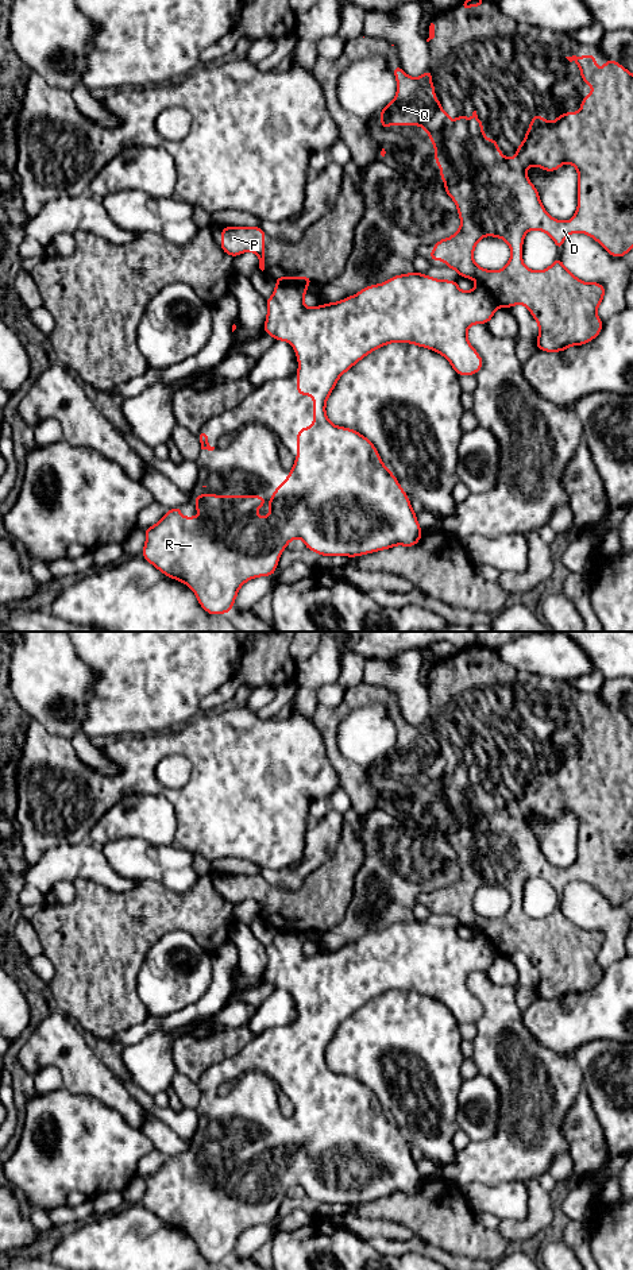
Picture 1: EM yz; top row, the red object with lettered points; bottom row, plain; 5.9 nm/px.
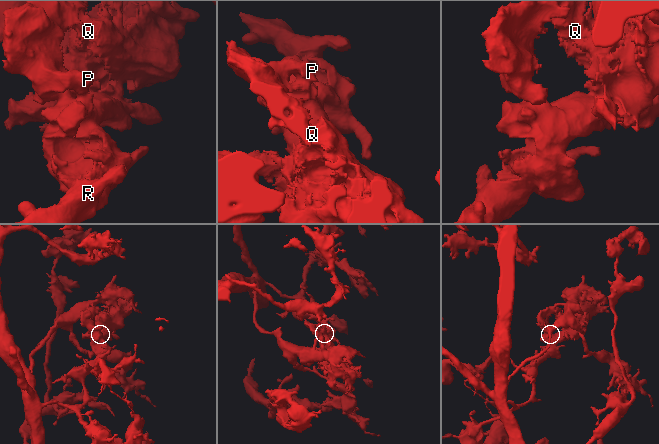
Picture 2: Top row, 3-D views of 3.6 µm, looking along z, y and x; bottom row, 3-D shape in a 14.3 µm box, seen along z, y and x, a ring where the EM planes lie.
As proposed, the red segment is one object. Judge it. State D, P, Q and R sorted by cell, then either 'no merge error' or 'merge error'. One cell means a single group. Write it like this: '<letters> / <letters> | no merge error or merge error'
D P Q / R | merge error

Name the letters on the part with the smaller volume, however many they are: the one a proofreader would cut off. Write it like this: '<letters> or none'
D, P, Q

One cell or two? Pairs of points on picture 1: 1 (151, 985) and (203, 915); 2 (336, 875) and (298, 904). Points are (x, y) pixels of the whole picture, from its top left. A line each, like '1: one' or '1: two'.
1: two
2: one

